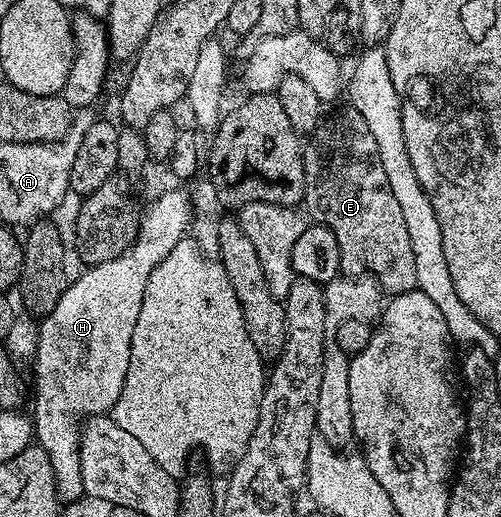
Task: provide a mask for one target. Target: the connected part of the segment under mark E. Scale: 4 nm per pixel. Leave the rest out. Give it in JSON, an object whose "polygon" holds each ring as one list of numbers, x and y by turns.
{"polygon":[[349,105,346,106,346,111,335,112,333,119,322,118,319,130,315,137,308,140,303,154,308,198,318,198,317,211,325,215,321,216,325,226,333,230,339,241,340,274,345,277,369,276,389,297,418,290,415,277,415,249,411,249,411,236,407,234,403,208,400,207,395,193,391,193,383,161,379,161,379,145,375,145,375,136,371,134,367,121,363,121,363,116]]}

